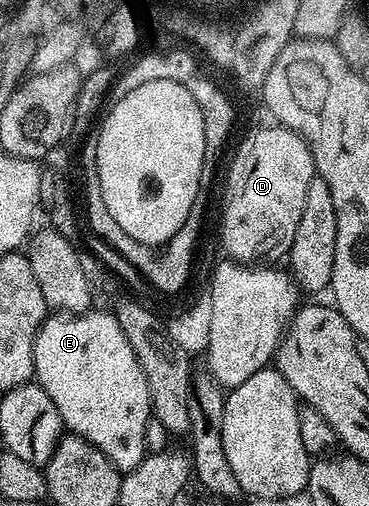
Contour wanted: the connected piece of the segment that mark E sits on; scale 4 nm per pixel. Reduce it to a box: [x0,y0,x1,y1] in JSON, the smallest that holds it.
[34,311,152,473]

